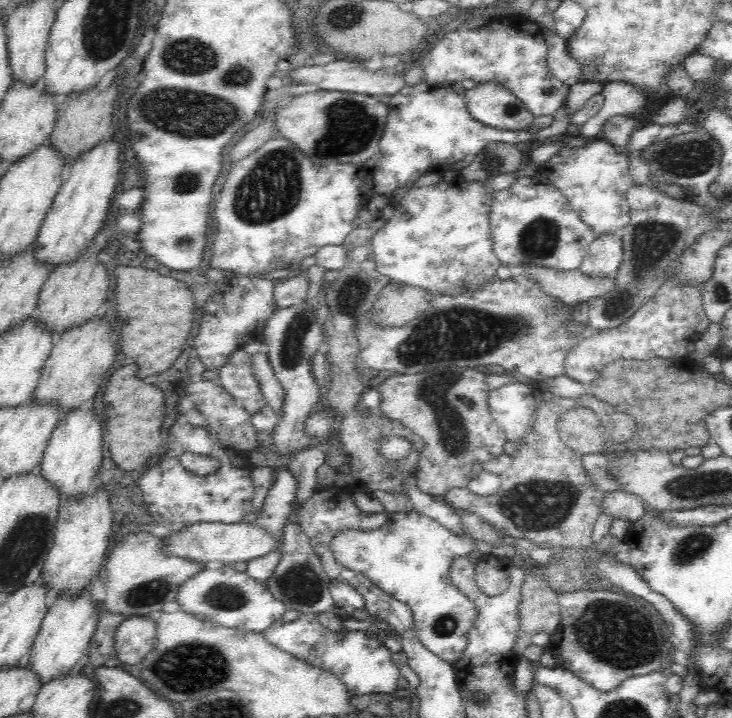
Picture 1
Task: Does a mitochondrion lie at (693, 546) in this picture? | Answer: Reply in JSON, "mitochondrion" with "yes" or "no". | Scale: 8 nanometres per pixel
{"mitochondrion":"yes"}

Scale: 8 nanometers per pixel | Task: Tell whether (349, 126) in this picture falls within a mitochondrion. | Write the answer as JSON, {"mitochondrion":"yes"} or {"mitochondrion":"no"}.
{"mitochondrion":"yes"}

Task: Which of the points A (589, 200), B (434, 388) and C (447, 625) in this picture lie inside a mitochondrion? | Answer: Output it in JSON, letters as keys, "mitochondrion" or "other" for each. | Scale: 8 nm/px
{"A":"other","B":"mitochondrion","C":"mitochondrion"}

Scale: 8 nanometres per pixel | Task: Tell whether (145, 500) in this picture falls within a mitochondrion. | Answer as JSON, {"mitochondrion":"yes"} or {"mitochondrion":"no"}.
{"mitochondrion":"no"}

